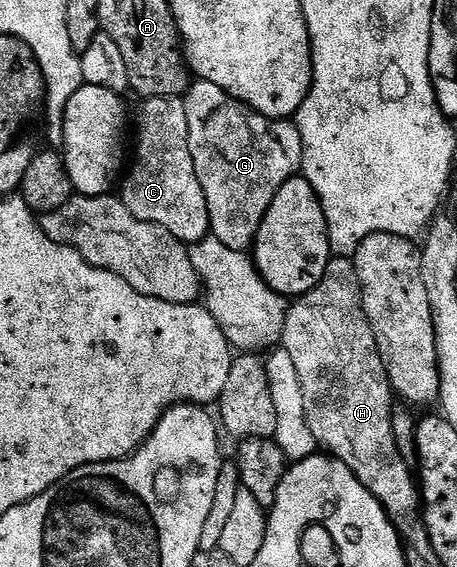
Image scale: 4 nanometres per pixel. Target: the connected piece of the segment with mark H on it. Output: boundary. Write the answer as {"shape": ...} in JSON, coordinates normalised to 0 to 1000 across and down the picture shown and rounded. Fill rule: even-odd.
{"shape":[[[724,457],[718,476],[709,476],[709,490],[700,490],[696,503],[683,511],[667,515],[661,522],[650,524],[650,527],[632,538],[626,566],[621,568],[621,589],[617,591],[615,612],[630,624],[630,631],[639,631],[639,638],[648,646],[648,660],[656,660],[656,681],[665,688],[665,727],[674,737],[674,755],[683,758],[683,765],[691,772],[698,792],[711,794],[720,802],[729,804],[731,810],[742,811],[766,834],[779,836],[783,848],[801,859],[801,866],[816,871],[818,880],[832,885],[832,892],[838,899],[860,915],[882,954],[904,954],[897,951],[904,949],[906,938],[921,940],[928,931],[923,919],[928,910],[923,869],[908,834],[906,840],[897,834],[904,832],[899,820],[888,818],[884,808],[875,808],[875,794],[867,794],[867,765],[858,765],[858,730],[862,728],[867,700],[860,688],[853,686],[849,653],[840,653],[840,638],[832,631],[827,605],[814,589],[814,575],[796,554],[792,506],[788,504],[788,490],[779,483],[779,469],[775,467],[772,457]]]}

